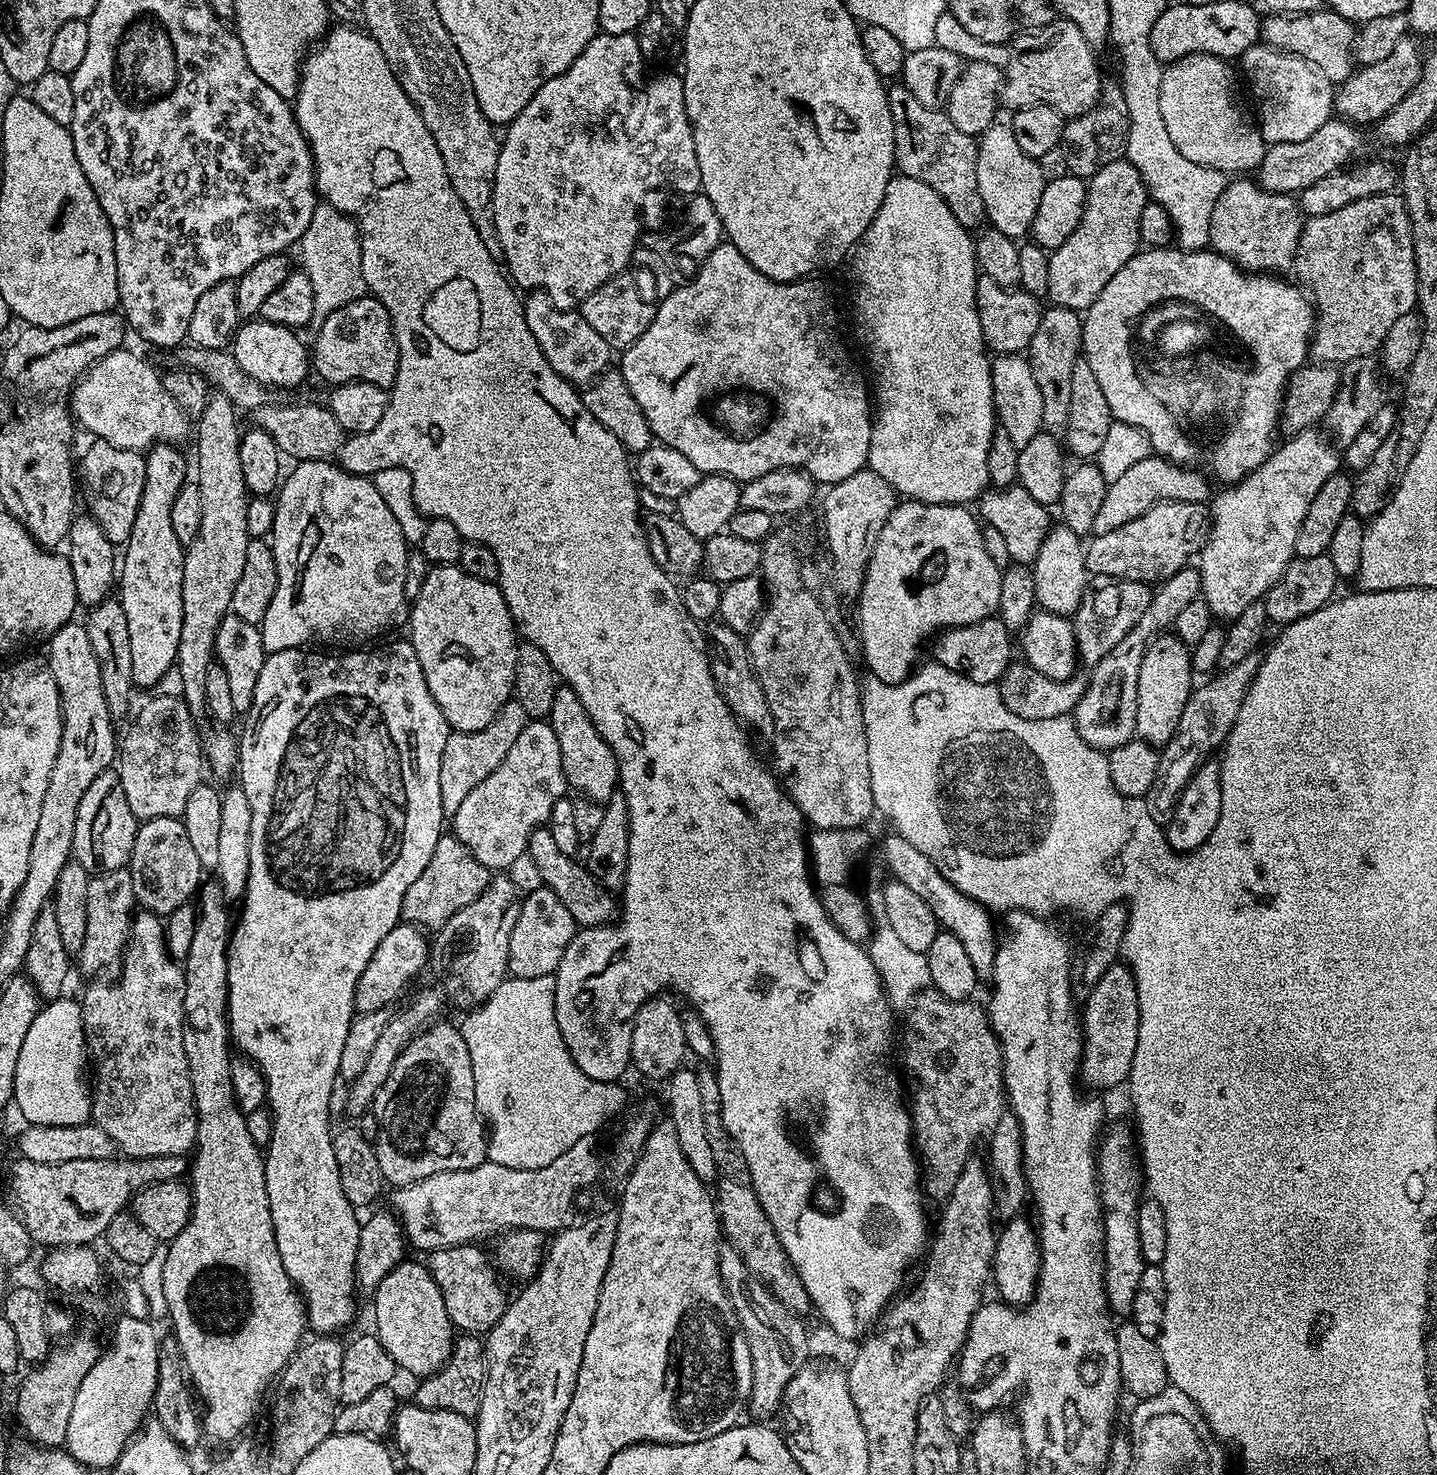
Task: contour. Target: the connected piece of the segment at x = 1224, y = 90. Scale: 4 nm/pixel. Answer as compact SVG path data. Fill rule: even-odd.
M1206 52L1171 61L1162 74L1158 102L1170 142L1185 158L1225 174L1248 174L1262 162L1266 145L1259 123L1240 97L1242 84L1232 68L1229 61Z

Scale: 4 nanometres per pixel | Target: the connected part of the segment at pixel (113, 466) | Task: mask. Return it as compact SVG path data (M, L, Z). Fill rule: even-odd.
M99 438L91 442L93 444L85 450L84 457L78 460L82 500L88 503L87 515L102 526L106 538L110 538L112 544L123 546L130 538L130 530L134 530L138 502L142 500L142 486L146 482L146 462L135 448L119 448Z

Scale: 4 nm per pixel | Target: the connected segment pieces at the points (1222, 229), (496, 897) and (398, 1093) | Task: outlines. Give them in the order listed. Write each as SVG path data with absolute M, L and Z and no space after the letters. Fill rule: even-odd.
M1232 178L1227 181L1210 214L1211 251L1233 260L1245 272L1253 274L1280 274L1283 268L1291 269L1296 259L1296 245L1300 242L1300 232L1304 229L1305 217L1295 195L1266 190L1252 178Z
M501 882L500 885L489 887L470 906L462 906L454 918L450 918L442 927L435 929L430 940L430 972L436 975L439 991L443 999L448 1000L456 1008L475 1010L486 1003L490 994L498 990L498 986L509 975L508 946L510 944L510 930L514 930L516 909L518 907L518 893L513 884Z
M436 1022L427 1030L419 1032L414 1039L402 1050L402 1054L394 1062L394 1070L388 1075L388 1081L378 1090L376 1100L372 1104L370 1112L378 1122L378 1134L374 1141L378 1166L385 1181L397 1188L404 1188L407 1184L422 1182L422 1178L430 1178L430 1174L446 1174L454 1170L470 1170L474 1166L485 1163L488 1155L488 1141L486 1139L486 1124L478 1115L476 1110L476 1099L474 1098L474 1066L470 1058L470 1050L466 1050L466 1038L459 1027L452 1024L440 1024Z

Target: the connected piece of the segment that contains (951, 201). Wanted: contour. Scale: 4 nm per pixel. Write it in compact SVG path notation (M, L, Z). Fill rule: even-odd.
M902 82L888 88L890 118L894 118L894 150L896 168L910 178L918 178L938 193L938 198L950 206L950 214L958 218L962 227L976 230L985 223L982 194L978 194L977 141L962 134L954 122L950 122L947 111L927 108L906 90Z

